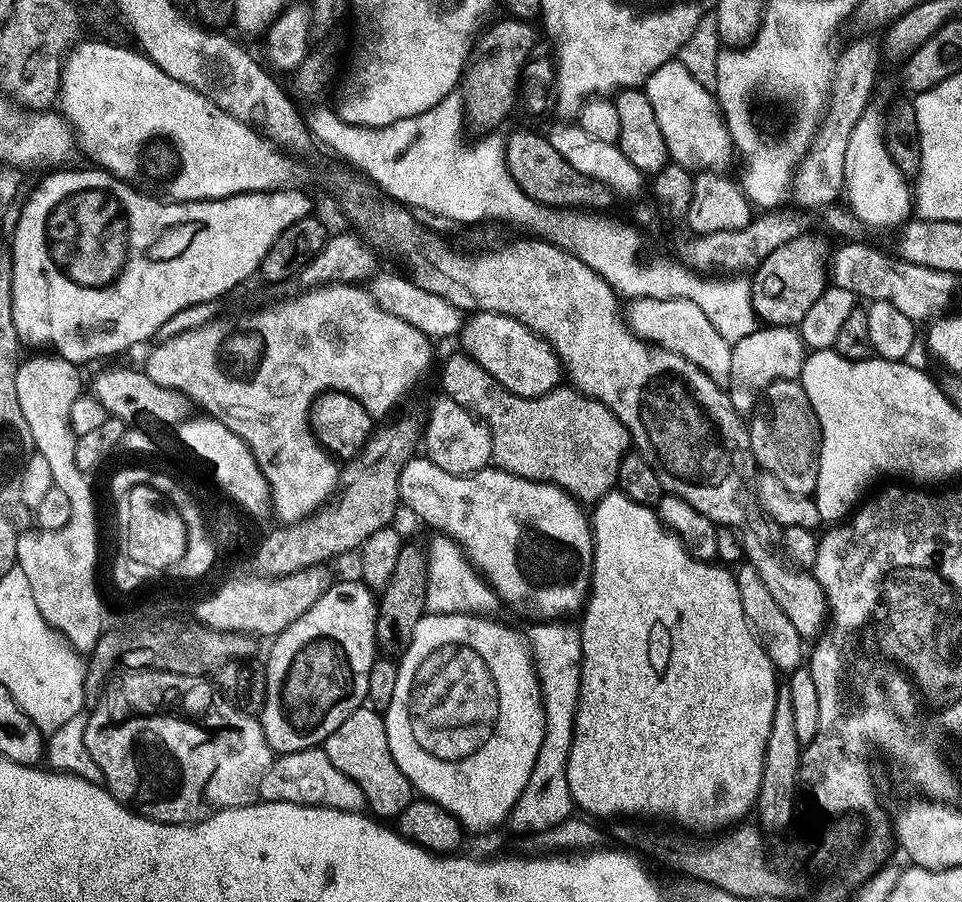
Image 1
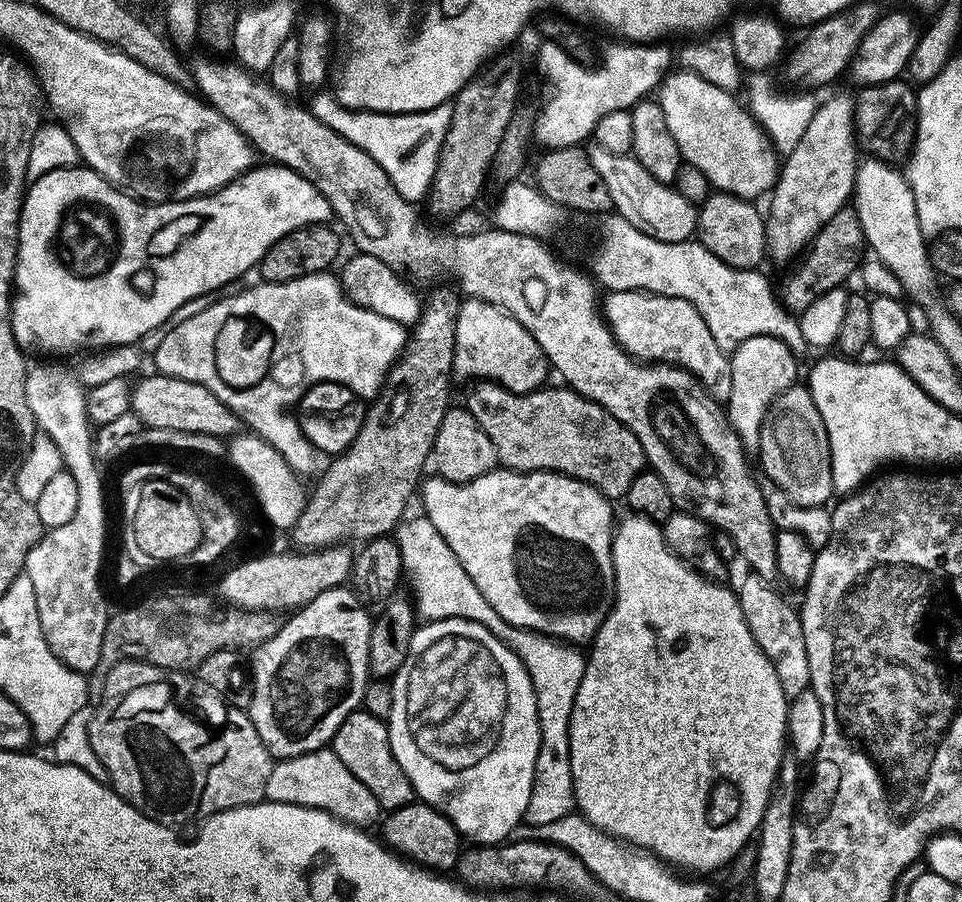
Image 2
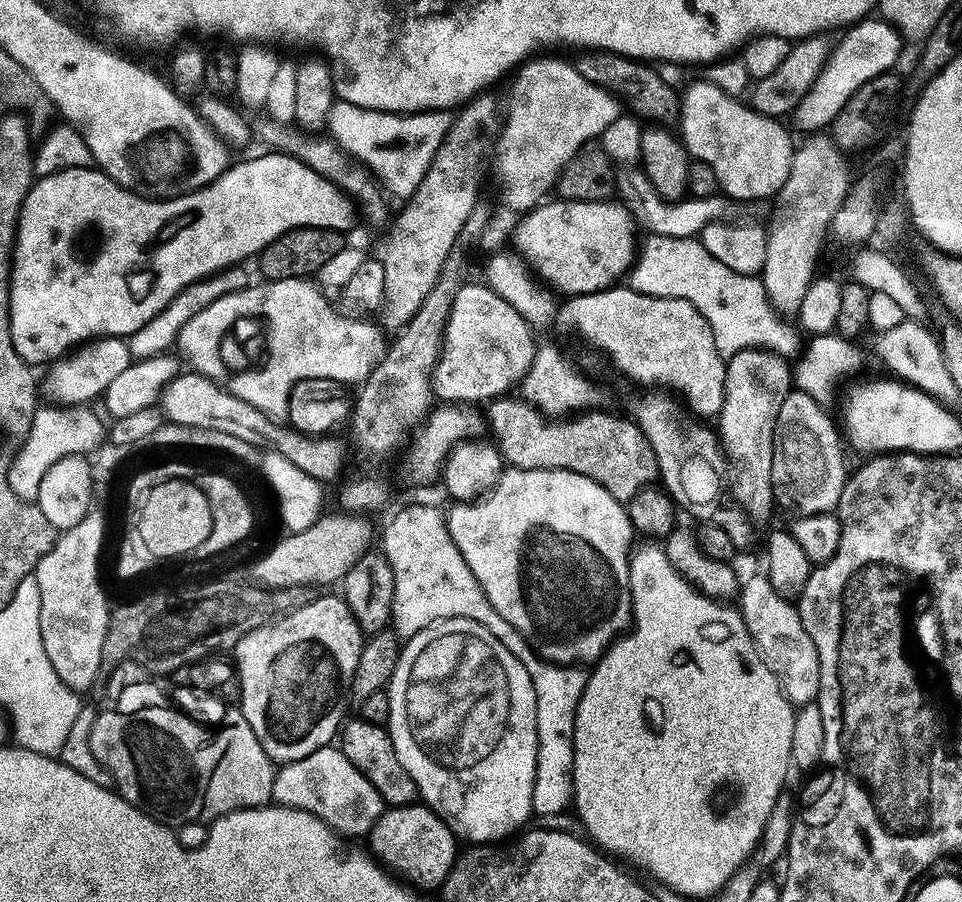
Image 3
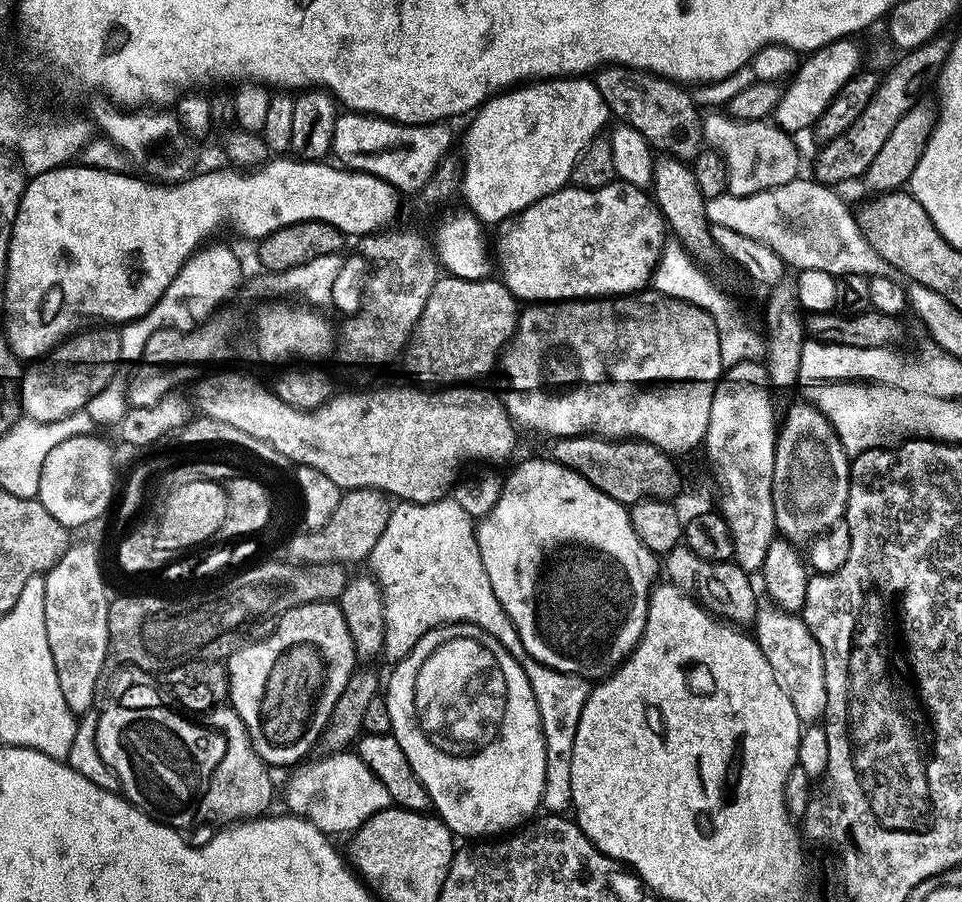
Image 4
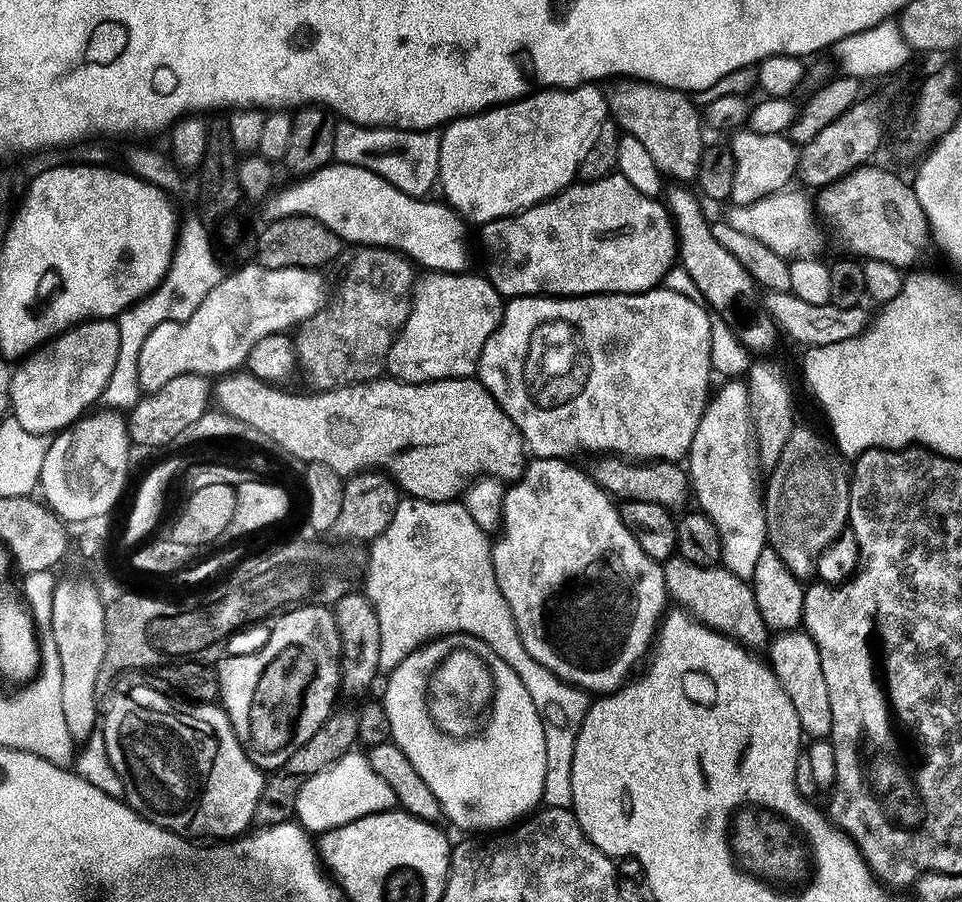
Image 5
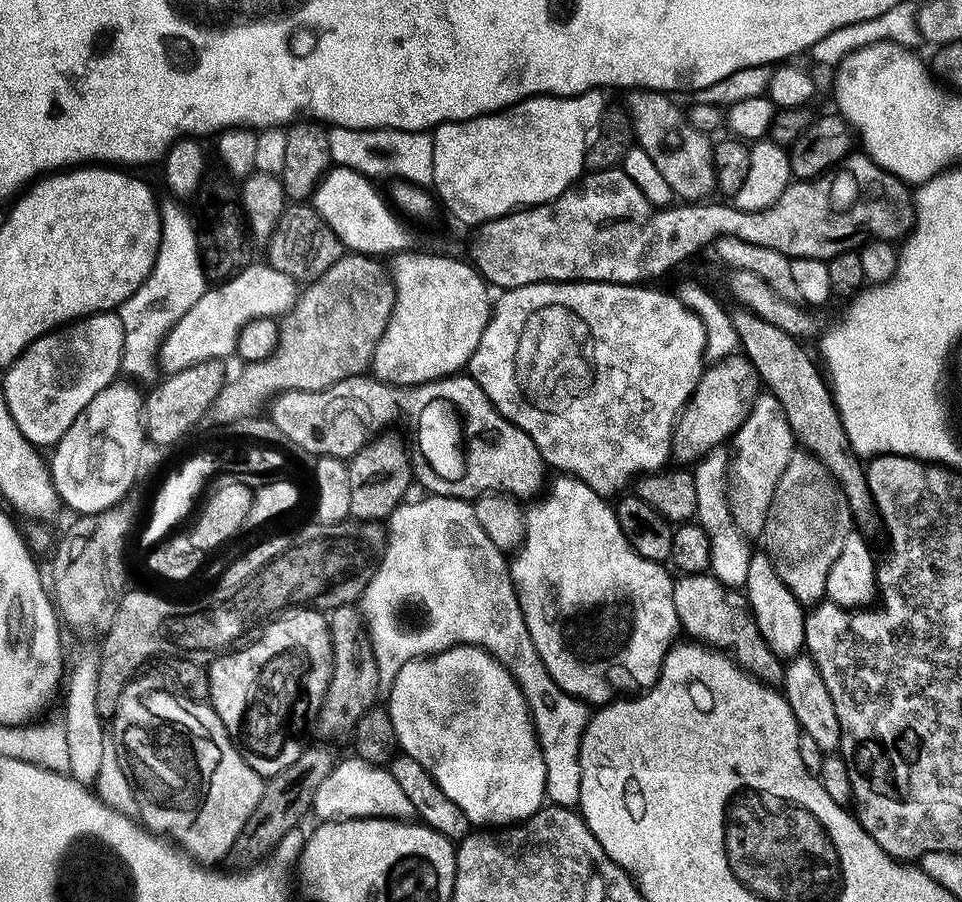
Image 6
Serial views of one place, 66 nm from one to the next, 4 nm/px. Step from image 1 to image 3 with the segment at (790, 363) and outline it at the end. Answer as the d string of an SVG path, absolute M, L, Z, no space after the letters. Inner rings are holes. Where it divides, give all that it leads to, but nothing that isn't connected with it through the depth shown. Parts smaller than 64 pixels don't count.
M747 348L738 354L727 357L724 401L718 417L718 435L724 455L730 461L730 468L736 471L736 481L731 481L730 492L736 495L735 503L748 513L753 521L768 520L774 509L772 494L772 467L774 466L774 426L776 415L784 397L794 384L794 372L785 357L776 355L767 348Z

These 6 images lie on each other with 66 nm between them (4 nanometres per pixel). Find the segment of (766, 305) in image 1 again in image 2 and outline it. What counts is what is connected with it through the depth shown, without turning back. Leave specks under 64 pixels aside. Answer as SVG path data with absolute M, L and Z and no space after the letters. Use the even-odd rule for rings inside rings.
M843 207L813 237L803 253L804 261L785 278L784 285L778 288L780 303L789 312L799 314L806 310L806 306L810 306L810 302L814 302L822 294L841 287L845 283L843 280L847 278L851 270L853 273L852 262L856 258L856 251L859 250L860 244L862 248L864 243L864 231L860 228L855 211L851 207Z

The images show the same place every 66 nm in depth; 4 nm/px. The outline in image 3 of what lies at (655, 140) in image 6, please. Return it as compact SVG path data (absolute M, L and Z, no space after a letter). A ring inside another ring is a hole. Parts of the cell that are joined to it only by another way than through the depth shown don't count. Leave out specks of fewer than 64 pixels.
M584 50L575 57L576 69L591 84L602 88L615 88L622 86L623 99L629 102L629 108L641 119L658 124L673 123L679 117L679 93L647 63L631 60L629 56L619 56L617 52L601 52L599 50Z

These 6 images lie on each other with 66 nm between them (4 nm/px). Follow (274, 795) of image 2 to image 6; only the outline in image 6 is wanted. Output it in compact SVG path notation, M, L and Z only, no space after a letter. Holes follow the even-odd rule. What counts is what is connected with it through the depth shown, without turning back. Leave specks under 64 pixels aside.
M359 758L341 759L335 768L322 778L310 799L310 811L321 821L363 820L383 818L385 820L411 821L416 816L410 798L394 782L391 771L379 764L370 764Z

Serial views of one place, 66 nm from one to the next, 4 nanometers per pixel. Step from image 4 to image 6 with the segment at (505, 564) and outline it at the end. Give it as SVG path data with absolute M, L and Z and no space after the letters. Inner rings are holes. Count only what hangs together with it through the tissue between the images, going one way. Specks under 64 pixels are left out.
M560 474L555 478L557 480L553 484L551 481L543 495L533 499L529 503L533 504L529 508L527 506L524 512L524 539L521 540L519 548L515 549L513 556L516 557L511 557L510 560L512 589L515 590L520 603L526 630L530 630L530 642L534 642L534 650L538 650L538 658L542 658L550 678L554 678L554 682L558 682L558 686L562 686L562 690L566 690L566 694L576 696L589 706L603 706L611 704L613 700L617 699L618 694L632 694L637 690L651 688L656 679L660 677L662 662L672 645L677 643L678 633L681 631L678 614L674 610L673 577L668 576L669 569L663 563L642 558L633 550L618 526L618 518L613 505L605 497L590 490L590 486L586 486L586 482L577 480L575 476Z

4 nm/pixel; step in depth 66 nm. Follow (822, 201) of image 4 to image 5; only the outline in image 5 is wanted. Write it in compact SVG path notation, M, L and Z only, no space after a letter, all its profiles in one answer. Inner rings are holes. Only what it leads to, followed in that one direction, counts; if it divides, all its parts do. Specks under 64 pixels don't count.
M787 188L752 204L731 205L725 221L732 229L746 234L787 260L810 260L819 257L824 246L815 207L810 196Z

